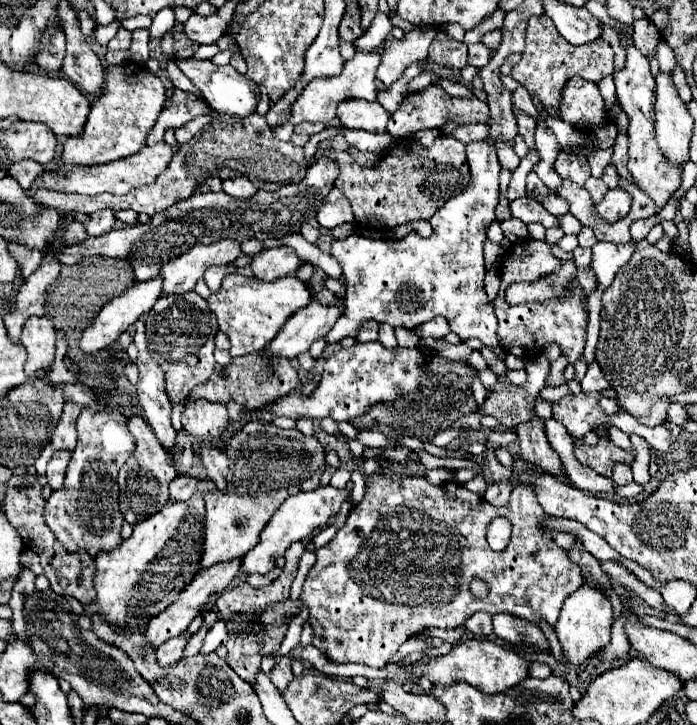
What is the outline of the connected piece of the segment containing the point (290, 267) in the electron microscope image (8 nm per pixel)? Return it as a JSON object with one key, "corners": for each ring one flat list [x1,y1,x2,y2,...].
{"corners":[[266,248,250,260,250,270,258,280,278,280,282,276,294,274,302,260,292,248]]}

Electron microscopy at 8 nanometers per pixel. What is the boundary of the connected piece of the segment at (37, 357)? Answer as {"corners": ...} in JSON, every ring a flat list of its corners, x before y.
{"corners":[[30,316,22,328,20,342,28,350,26,370,28,374,36,374,36,370,50,368,54,362,56,350,56,334,52,320,46,316]]}

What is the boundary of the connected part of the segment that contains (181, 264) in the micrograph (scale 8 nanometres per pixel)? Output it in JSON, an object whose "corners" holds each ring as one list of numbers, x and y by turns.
{"corners":[[218,240,212,244,196,244,192,246,192,250,188,250,186,254,182,254,180,258,176,258,170,264,164,264,160,274,164,274,164,294,186,294,194,288,194,284,202,278,204,270,212,264,230,264,232,260,236,260,242,254,240,248,240,240]]}

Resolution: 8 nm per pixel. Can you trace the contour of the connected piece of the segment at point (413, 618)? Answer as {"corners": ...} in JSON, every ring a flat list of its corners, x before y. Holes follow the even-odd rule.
{"corners":[[374,472,366,480,366,496,360,504,350,508,344,528,322,548,316,550,316,564,306,576,304,590,298,604,290,600,284,604,268,606,262,612,262,624,266,630,262,654,278,650,286,634,290,616,296,616,302,602,310,608,310,624,314,628,312,644,332,662,358,662,372,668,384,668,396,650,416,632,426,628,456,628,466,622,468,616,482,610,488,614,512,614,528,620,530,624,546,622,552,628,560,616,566,596,582,586,582,568,568,556,568,550,554,542,554,530,542,530,540,524,546,518,554,518,544,512,538,502,534,484,520,480,512,490,512,498,506,506,496,508,472,494,464,484,446,482,434,486,426,476,388,476,388,472],[506,516,512,522,514,536,502,552,494,552,486,542,486,526,492,518],[474,576,484,578,490,584,490,596,482,602,470,596,468,584]]}

